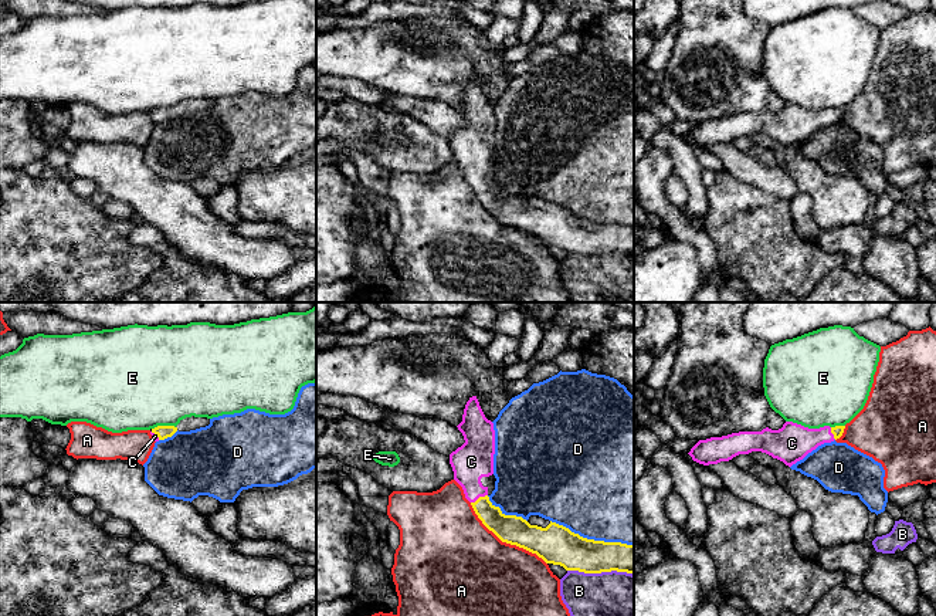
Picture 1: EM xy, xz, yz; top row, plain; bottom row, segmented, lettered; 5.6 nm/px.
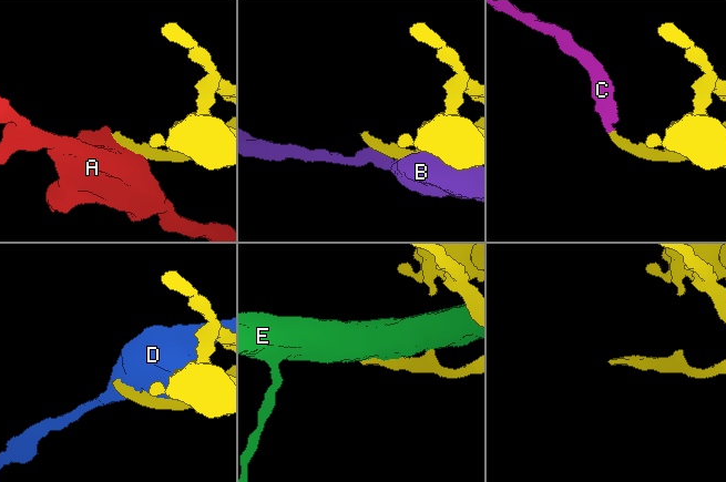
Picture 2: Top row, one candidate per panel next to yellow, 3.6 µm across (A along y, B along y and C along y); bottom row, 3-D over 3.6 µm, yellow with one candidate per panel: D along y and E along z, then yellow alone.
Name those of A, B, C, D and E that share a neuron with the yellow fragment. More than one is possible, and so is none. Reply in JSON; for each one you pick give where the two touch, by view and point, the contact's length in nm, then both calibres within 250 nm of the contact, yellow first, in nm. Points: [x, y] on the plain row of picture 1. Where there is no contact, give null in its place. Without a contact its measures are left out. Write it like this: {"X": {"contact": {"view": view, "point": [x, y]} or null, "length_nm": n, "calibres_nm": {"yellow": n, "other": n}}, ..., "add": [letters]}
{"C": {"contact": {"view": "xz", "point": [478, 180]}, "length_nm": 110, "calibres_nm": {"yellow": 160, "other": 220}}, "add": ["C"]}

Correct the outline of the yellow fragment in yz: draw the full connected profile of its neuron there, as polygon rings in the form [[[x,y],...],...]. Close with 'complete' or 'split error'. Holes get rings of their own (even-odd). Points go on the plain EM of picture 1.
[[[786,104],[781,111],[739,114],[722,119],[699,122],[688,135],[693,143],[709,148],[729,143],[739,136],[762,133],[791,149],[824,125],[840,121],[845,108],[808,111]]]; split error

